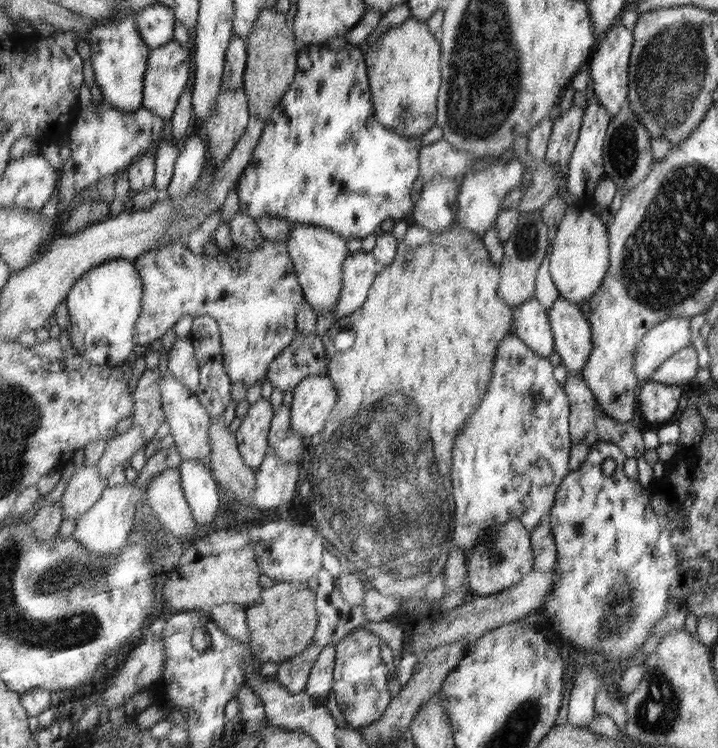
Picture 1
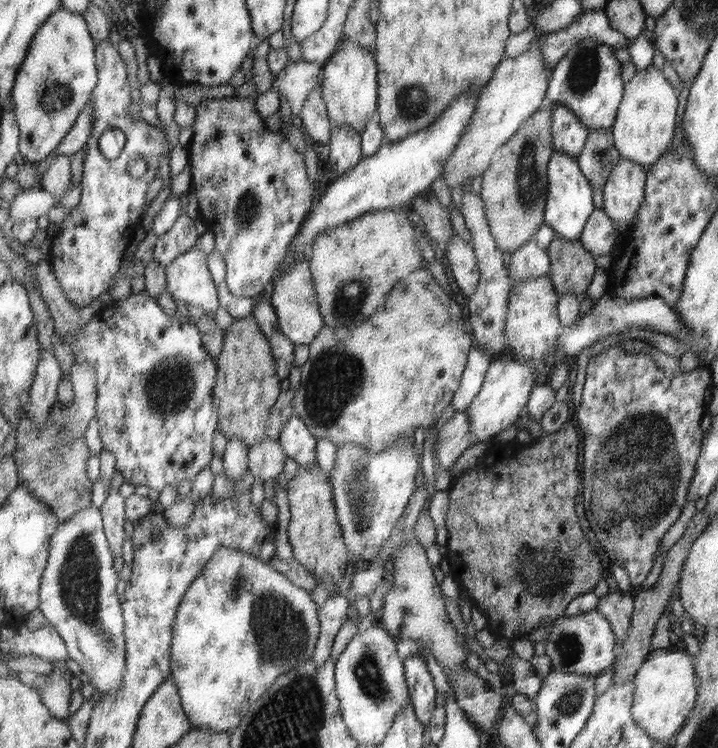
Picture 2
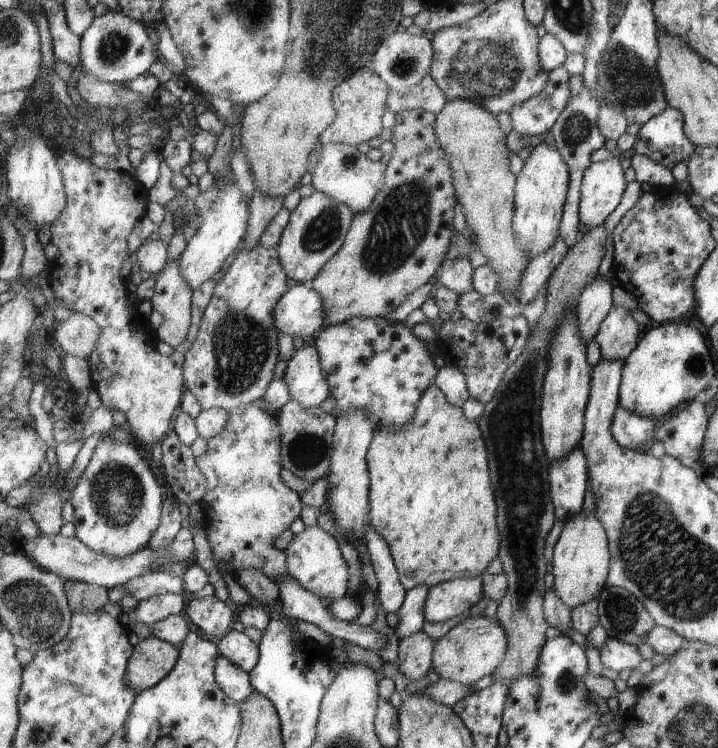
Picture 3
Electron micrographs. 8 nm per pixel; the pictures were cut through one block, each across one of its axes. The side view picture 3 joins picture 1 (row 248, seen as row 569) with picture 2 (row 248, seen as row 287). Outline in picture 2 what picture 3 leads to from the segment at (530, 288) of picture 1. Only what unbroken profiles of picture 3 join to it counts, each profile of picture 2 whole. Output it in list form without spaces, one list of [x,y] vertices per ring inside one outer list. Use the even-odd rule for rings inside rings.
[[[555,237],[547,248],[551,257],[551,279],[556,292],[575,294],[578,297],[587,292],[597,272],[595,255],[583,245],[581,240],[567,240]]]

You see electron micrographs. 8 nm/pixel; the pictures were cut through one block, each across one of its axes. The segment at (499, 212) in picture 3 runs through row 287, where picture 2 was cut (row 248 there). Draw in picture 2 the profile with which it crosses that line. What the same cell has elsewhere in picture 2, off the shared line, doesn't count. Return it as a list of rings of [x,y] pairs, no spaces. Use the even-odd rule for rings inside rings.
[[[550,107],[539,109],[498,152],[491,167],[482,174],[481,195],[485,203],[485,214],[489,219],[491,232],[495,235],[498,247],[503,252],[514,253],[533,240],[539,228],[545,224],[548,188],[548,166],[555,152],[553,114]]]

